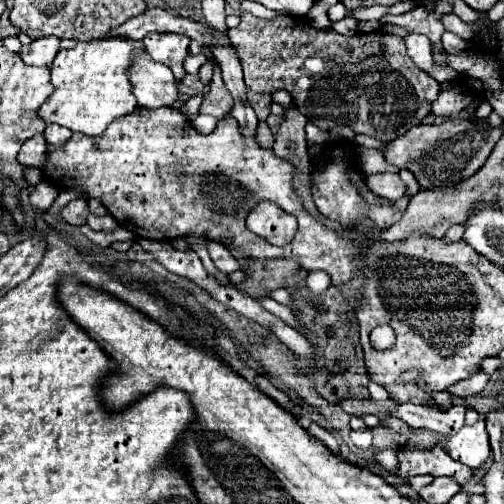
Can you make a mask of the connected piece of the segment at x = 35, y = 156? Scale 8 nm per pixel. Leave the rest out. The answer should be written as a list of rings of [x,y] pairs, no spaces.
[[[36,134],[28,142],[22,144],[22,152],[18,154],[18,162],[24,166],[44,168],[44,150],[46,150],[46,140],[42,134]]]

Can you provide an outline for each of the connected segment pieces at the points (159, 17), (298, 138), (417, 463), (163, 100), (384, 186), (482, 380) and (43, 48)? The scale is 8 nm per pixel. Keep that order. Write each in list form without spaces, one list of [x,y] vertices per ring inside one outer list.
[[[152,8],[146,10],[144,14],[124,22],[118,30],[112,30],[110,36],[132,36],[134,40],[142,40],[146,34],[150,32],[178,32],[178,34],[186,34],[188,38],[200,42],[204,46],[204,50],[208,50],[208,44],[214,42],[210,32],[204,32],[204,28],[200,28],[200,24],[182,18],[182,16],[174,16],[168,10],[162,8]]]
[[[290,104],[290,108],[284,110],[282,124],[274,136],[274,152],[280,158],[290,160],[296,170],[296,192],[300,192],[304,206],[314,212],[314,216],[320,216],[320,212],[314,206],[312,194],[310,194],[310,180],[308,170],[310,170],[310,158],[308,158],[308,144],[306,144],[306,116],[296,108],[296,104]]]
[[[400,448],[398,460],[400,468],[396,470],[396,474],[402,478],[432,474],[432,476],[452,476],[458,480],[458,484],[464,484],[472,476],[472,468],[452,460],[442,448],[432,448],[424,452],[414,452],[414,448]]]
[[[142,52],[132,66],[134,96],[140,106],[162,108],[178,102],[178,84],[168,66],[154,62],[148,52]]]
[[[390,172],[370,174],[370,176],[366,176],[366,186],[374,194],[388,198],[388,200],[398,200],[404,196],[404,184],[400,182],[398,174],[390,174]]]
[[[478,373],[472,375],[470,378],[461,380],[455,385],[448,388],[448,392],[451,395],[460,396],[466,398],[475,394],[479,394],[483,391],[489,381],[489,375],[486,373]]]
[[[44,36],[34,40],[30,46],[22,46],[20,56],[28,66],[50,66],[60,52],[58,36]]]

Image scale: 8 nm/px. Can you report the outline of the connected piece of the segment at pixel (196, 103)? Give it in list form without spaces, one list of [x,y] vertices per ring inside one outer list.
[[[198,94],[198,96],[192,96],[184,106],[182,106],[182,112],[188,112],[188,116],[190,116],[190,120],[198,114],[198,110],[200,110],[200,104],[202,104],[202,100],[204,100],[204,96],[202,94]]]

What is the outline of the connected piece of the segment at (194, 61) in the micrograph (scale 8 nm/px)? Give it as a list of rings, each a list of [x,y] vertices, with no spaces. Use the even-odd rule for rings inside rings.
[[[196,54],[196,56],[188,56],[186,60],[184,60],[184,68],[186,68],[186,72],[188,74],[198,74],[198,70],[200,70],[200,66],[202,64],[206,64],[206,54]]]

